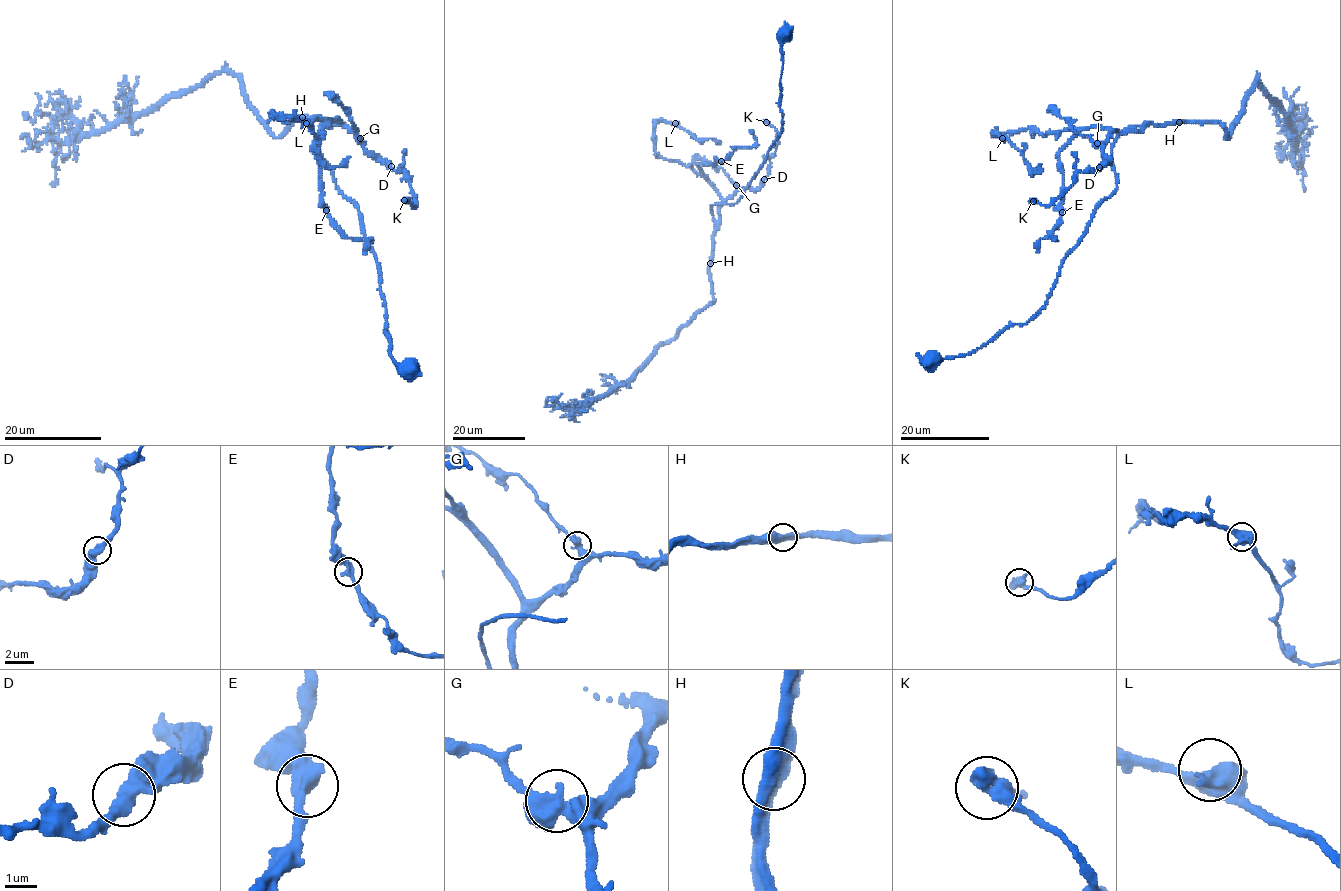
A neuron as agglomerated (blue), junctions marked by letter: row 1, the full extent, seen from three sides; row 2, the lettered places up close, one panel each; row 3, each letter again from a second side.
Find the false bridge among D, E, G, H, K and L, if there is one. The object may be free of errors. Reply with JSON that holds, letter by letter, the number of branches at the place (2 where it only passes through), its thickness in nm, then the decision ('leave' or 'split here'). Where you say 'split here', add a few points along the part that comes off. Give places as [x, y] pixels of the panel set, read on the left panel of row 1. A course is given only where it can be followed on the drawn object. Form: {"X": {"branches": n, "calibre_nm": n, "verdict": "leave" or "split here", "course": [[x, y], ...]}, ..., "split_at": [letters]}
{"D": {"branches": 2, "calibre_nm": 480, "verdict": "leave"}, "E": {"branches": 2, "calibre_nm": 460, "verdict": "leave"}, "G": {"branches": 2, "calibre_nm": 500, "verdict": "leave"}, "H": {"branches": 2, "calibre_nm": 550, "verdict": "leave"}, "K": {"branches": 2, "calibre_nm": 420, "verdict": "leave"}, "L": {"branches": 2, "calibre_nm": 600, "verdict": "leave"}, "split_at": []}

